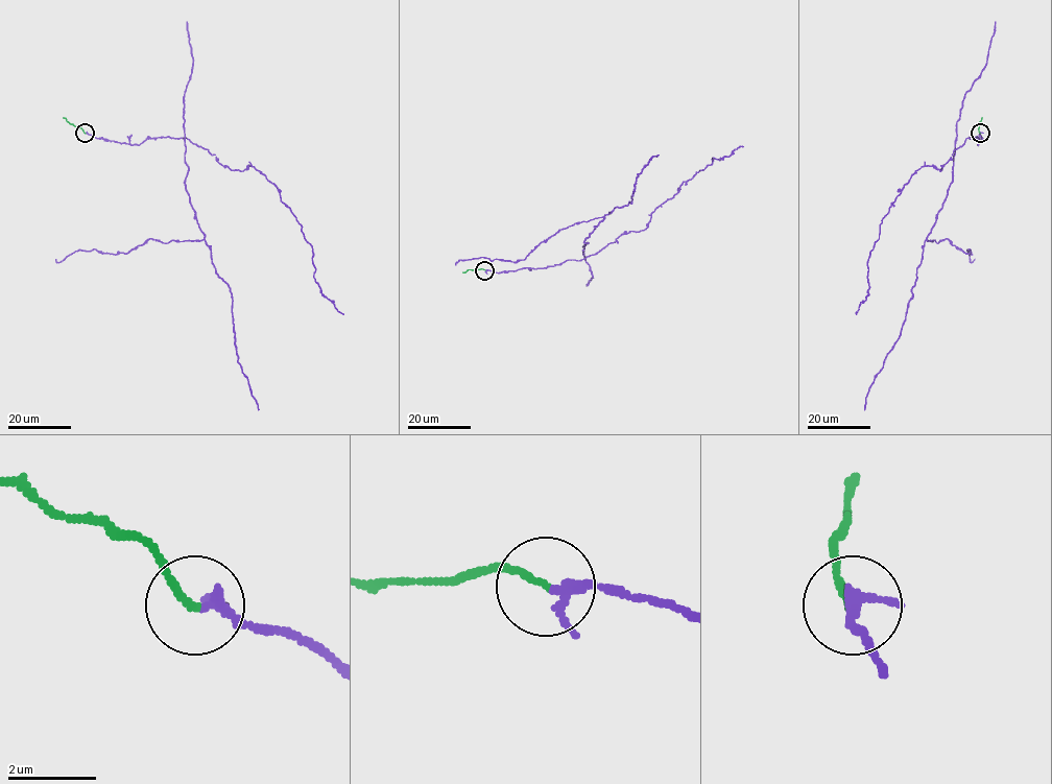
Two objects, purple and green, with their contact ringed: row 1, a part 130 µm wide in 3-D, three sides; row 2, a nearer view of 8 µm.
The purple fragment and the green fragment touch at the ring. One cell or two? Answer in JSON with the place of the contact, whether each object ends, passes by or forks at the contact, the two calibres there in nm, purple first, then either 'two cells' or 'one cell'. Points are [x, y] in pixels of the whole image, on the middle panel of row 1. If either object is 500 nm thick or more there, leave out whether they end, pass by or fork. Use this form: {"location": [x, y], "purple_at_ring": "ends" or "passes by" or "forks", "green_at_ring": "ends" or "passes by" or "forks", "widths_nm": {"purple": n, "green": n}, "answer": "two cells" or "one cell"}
{"location": [484, 270], "purple_at_ring": "passes by", "green_at_ring": "ends", "widths_nm": {"purple": 200, "green": 160}, "answer": "one cell"}

